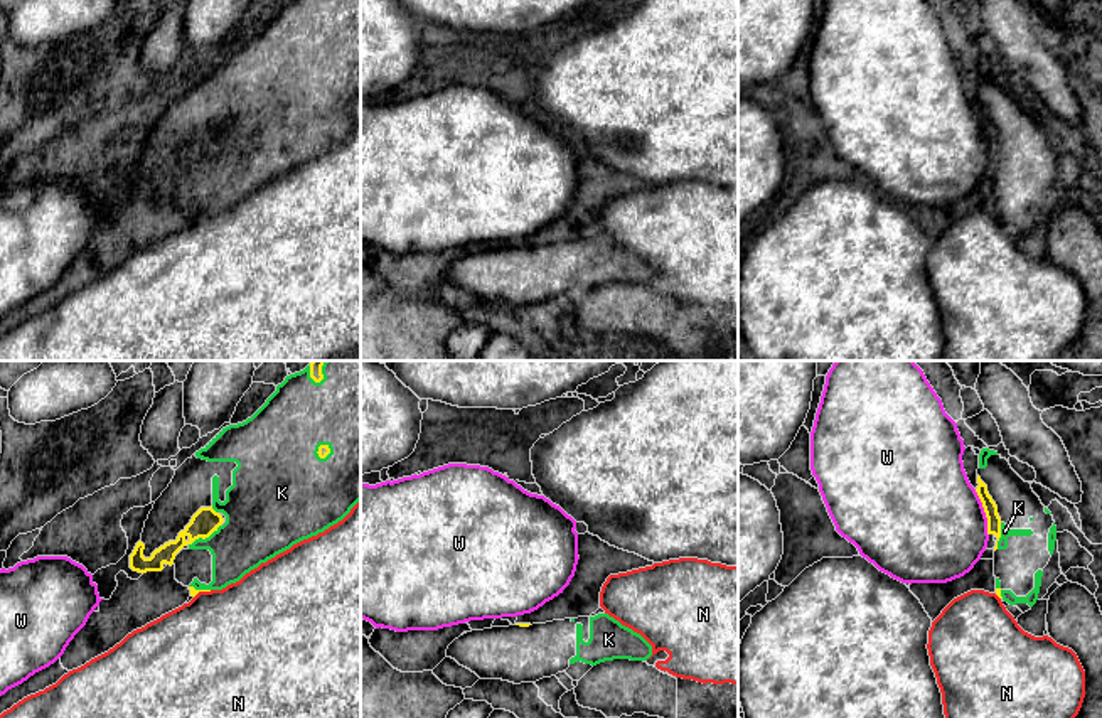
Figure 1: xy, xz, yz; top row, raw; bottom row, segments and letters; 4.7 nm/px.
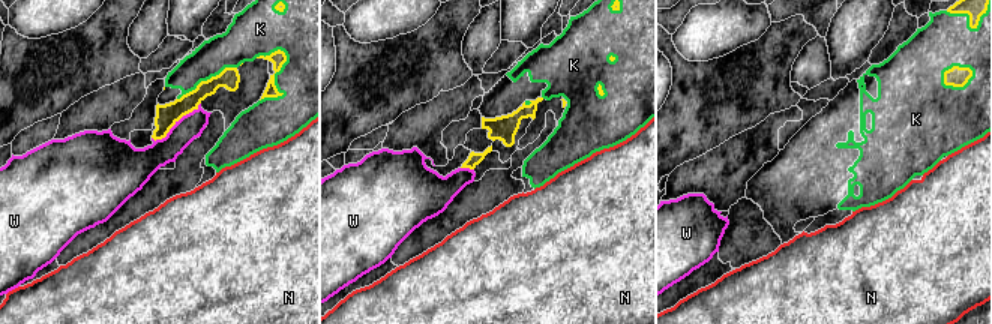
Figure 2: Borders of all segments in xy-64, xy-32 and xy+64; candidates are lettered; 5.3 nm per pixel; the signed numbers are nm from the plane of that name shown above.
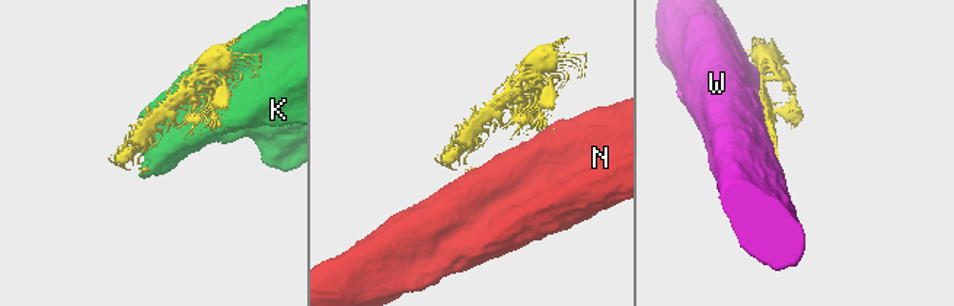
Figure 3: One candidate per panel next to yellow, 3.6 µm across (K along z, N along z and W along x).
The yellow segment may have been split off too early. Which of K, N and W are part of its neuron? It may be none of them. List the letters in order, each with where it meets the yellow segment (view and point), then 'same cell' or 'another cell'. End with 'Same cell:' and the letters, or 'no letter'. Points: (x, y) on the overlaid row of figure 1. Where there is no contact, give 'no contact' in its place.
K: xy (204, 538) | same cell
N: xy (203, 590) | another cell
W: yz (984, 511) | another cell
Same cell: K

